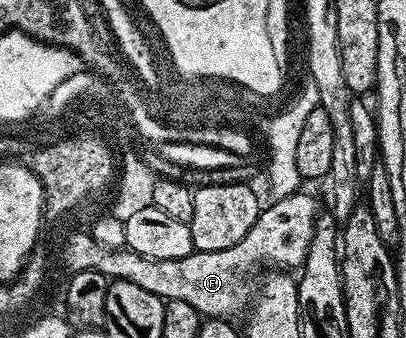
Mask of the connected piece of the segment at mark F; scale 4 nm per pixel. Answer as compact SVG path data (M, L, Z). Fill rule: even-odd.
M302 189L278 198L274 204L263 207L258 212L256 225L248 229L248 233L236 245L219 251L196 251L188 257L176 257L176 261L156 261L152 257L142 257L140 253L129 249L110 250L96 242L90 233L74 235L66 243L66 263L71 272L76 271L99 271L111 280L127 279L134 285L140 285L140 289L148 289L156 297L163 301L184 301L192 305L199 315L206 319L224 319L227 321L237 320L237 315L247 310L252 299L252 287L250 291L250 270L258 267L261 263L271 263L274 269L298 269L308 257L308 247L312 245L312 233L314 223L318 220L320 208L318 203L310 195L305 195Z

